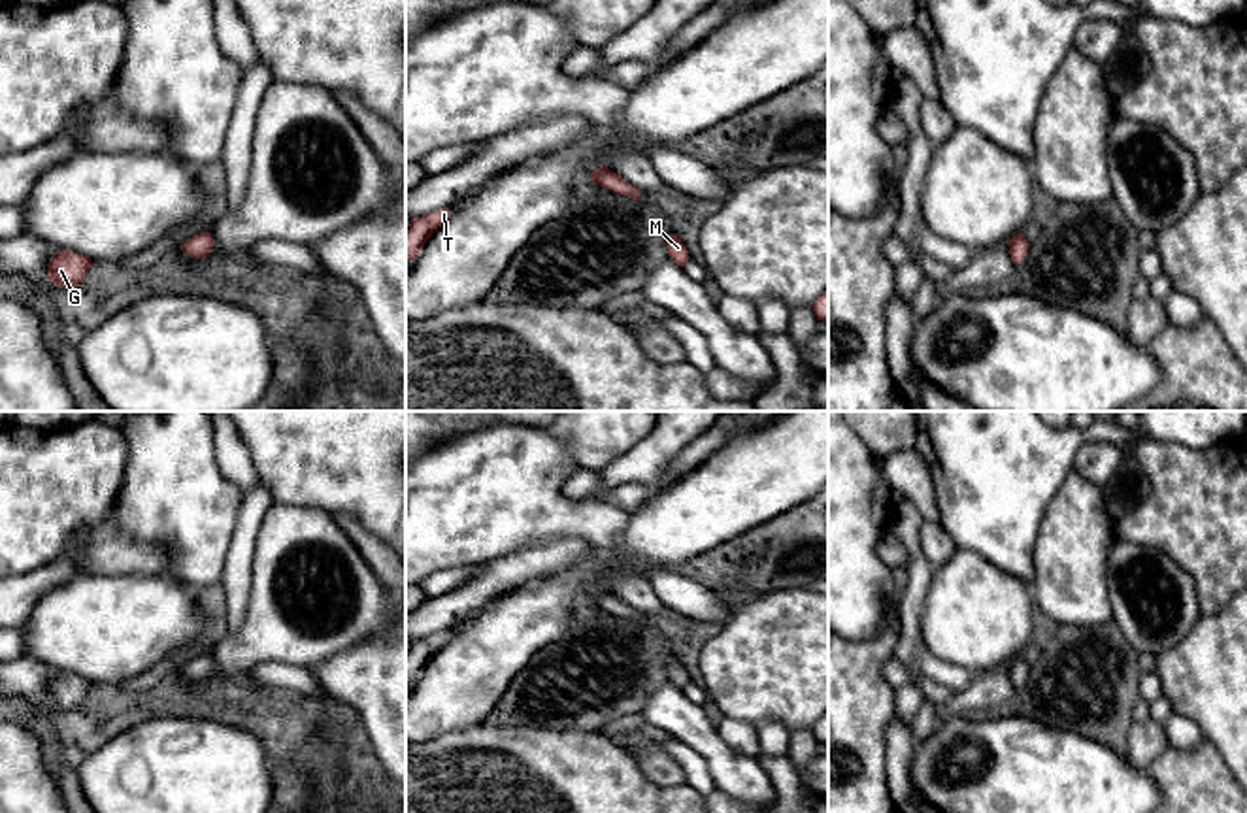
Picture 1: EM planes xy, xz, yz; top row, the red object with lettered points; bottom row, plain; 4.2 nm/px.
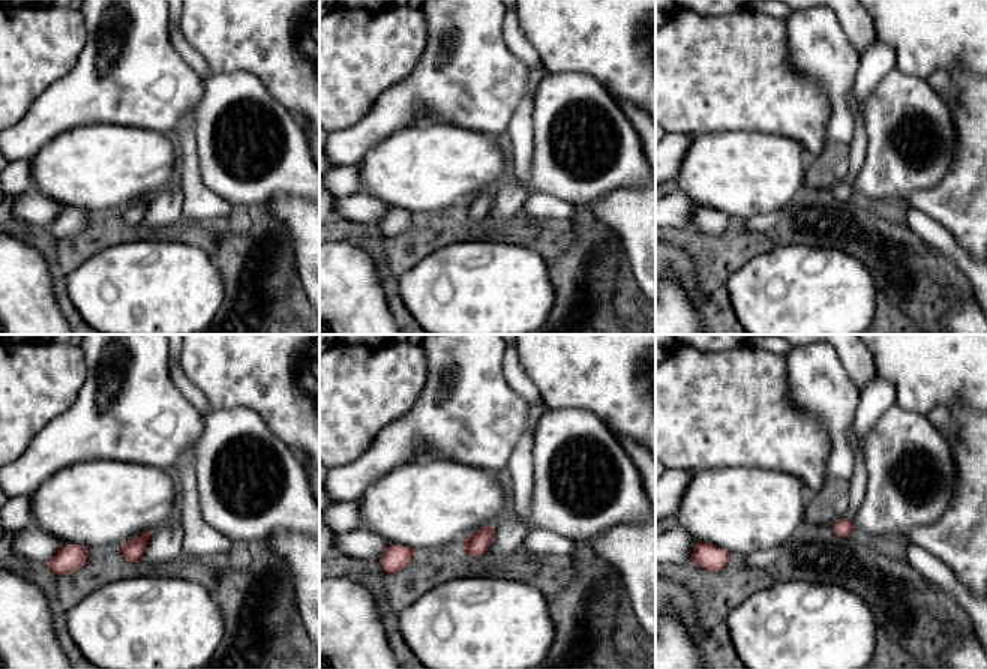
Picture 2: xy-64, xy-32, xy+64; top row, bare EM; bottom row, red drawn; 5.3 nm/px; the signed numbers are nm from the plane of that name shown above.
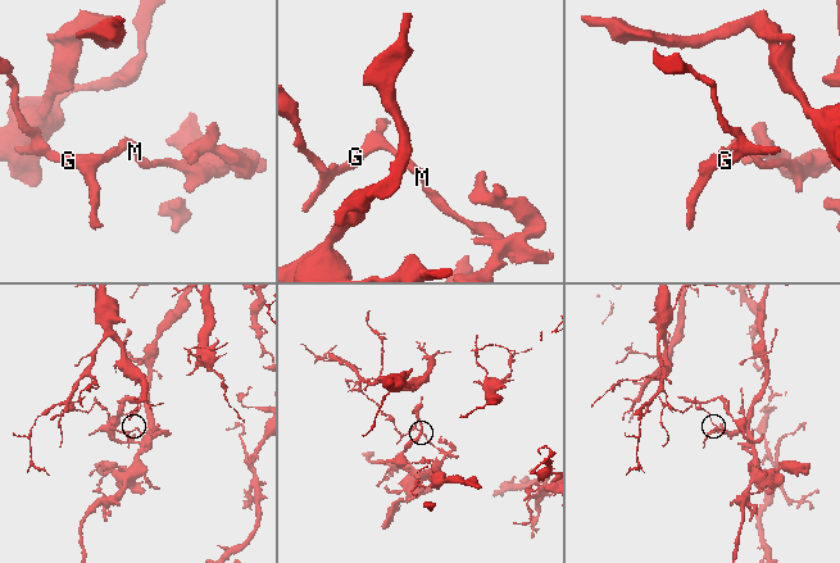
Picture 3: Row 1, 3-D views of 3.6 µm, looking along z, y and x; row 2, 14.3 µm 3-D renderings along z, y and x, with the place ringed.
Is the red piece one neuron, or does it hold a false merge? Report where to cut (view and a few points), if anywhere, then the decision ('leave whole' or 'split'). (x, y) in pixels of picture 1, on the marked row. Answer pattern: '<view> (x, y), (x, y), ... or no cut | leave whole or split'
xy (212, 242), (189, 257) | split

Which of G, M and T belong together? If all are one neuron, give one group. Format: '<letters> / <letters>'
G T / M

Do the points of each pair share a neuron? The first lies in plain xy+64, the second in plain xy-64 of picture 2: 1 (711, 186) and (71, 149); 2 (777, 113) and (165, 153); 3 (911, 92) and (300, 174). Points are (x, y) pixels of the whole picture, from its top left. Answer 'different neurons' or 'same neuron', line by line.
1: same neuron
2: different neurons
3: same neuron

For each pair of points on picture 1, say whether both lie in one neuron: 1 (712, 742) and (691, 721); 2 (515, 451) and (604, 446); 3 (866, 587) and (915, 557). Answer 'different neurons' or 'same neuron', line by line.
1: same neuron
2: different neurons
3: different neurons

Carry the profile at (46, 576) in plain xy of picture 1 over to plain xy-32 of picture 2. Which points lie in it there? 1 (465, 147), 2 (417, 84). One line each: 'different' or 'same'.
1: different
2: same

